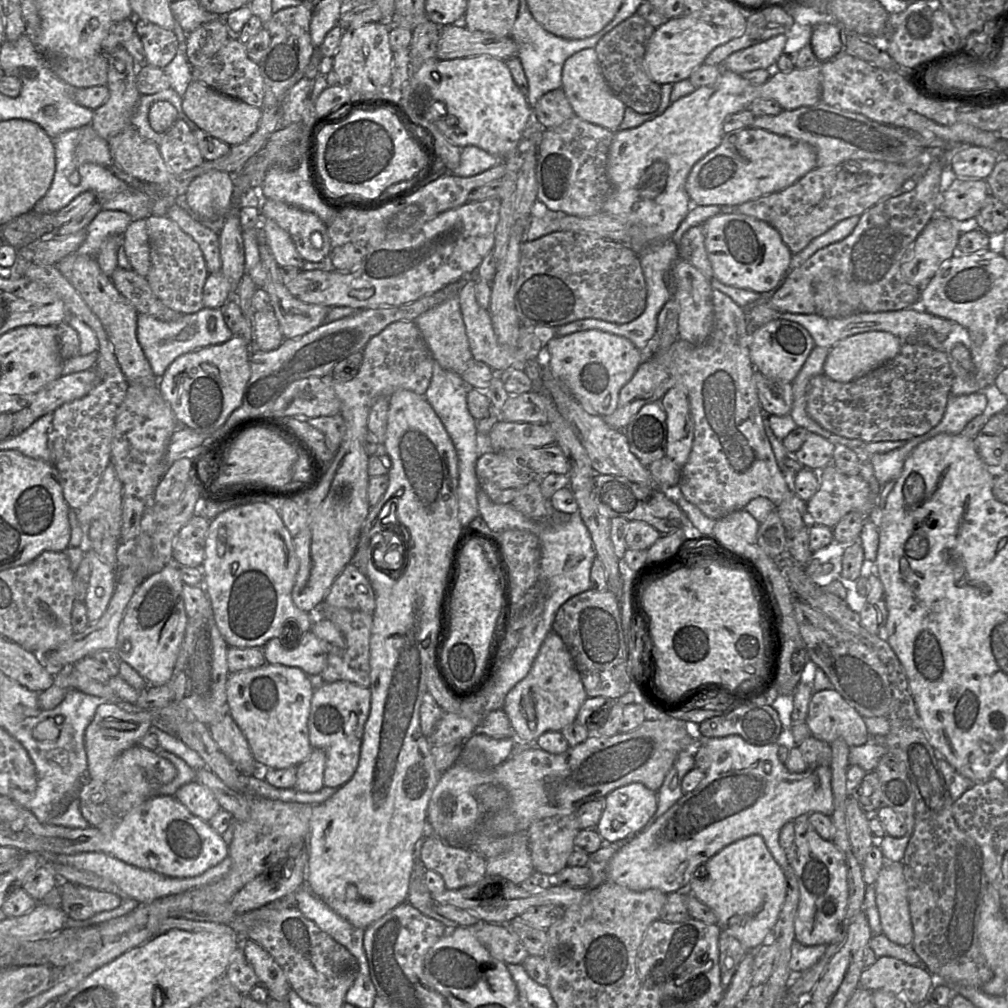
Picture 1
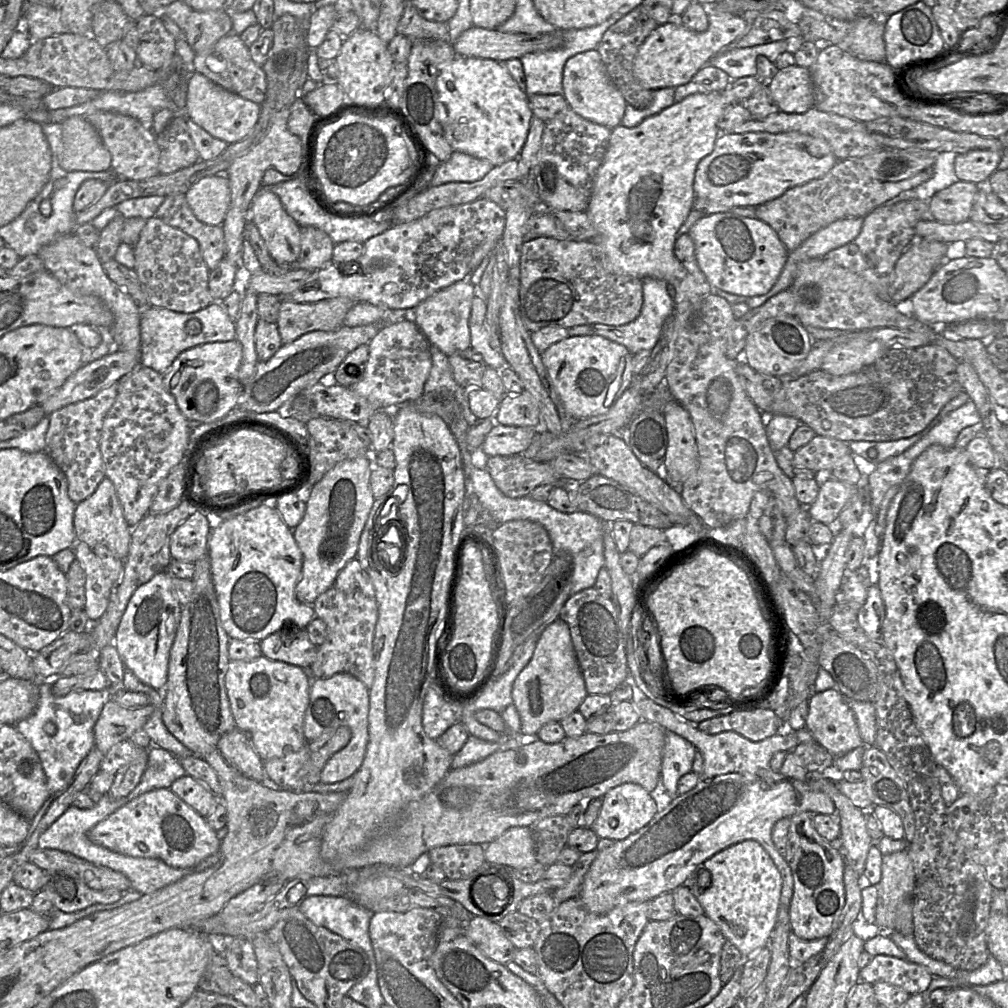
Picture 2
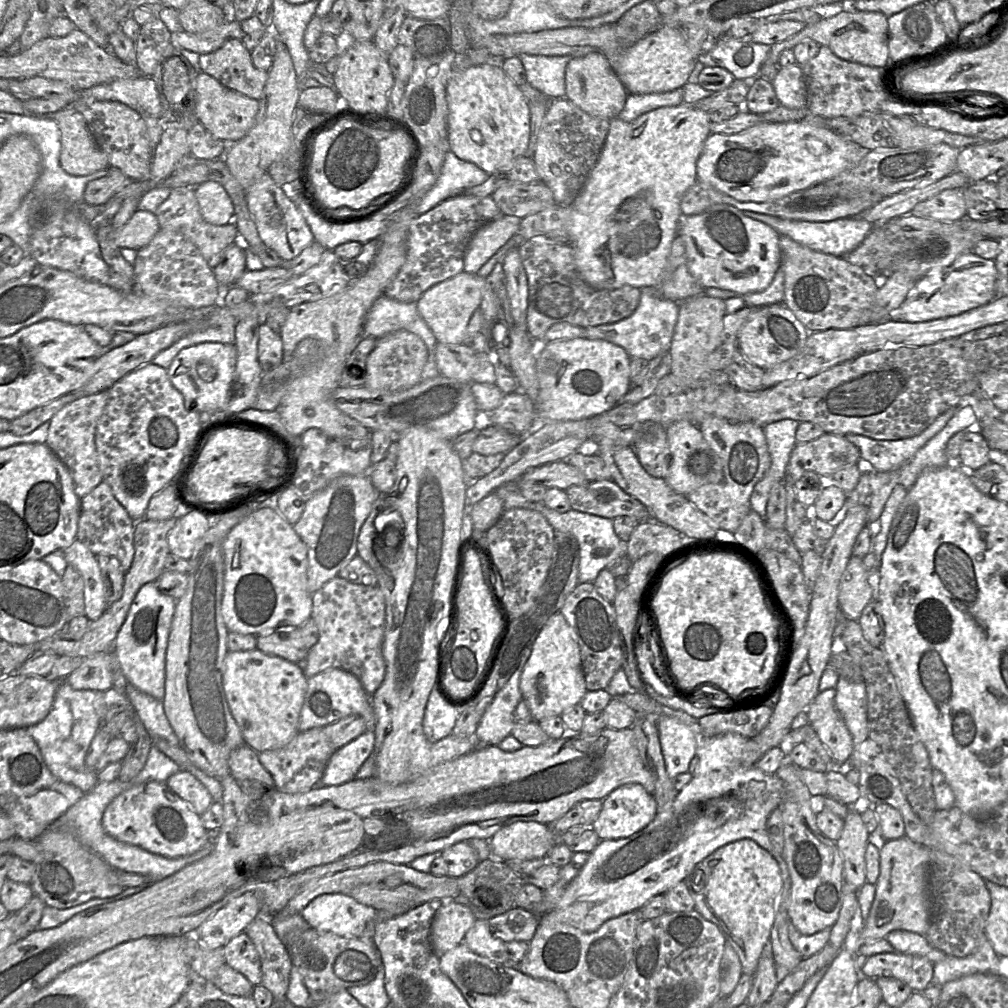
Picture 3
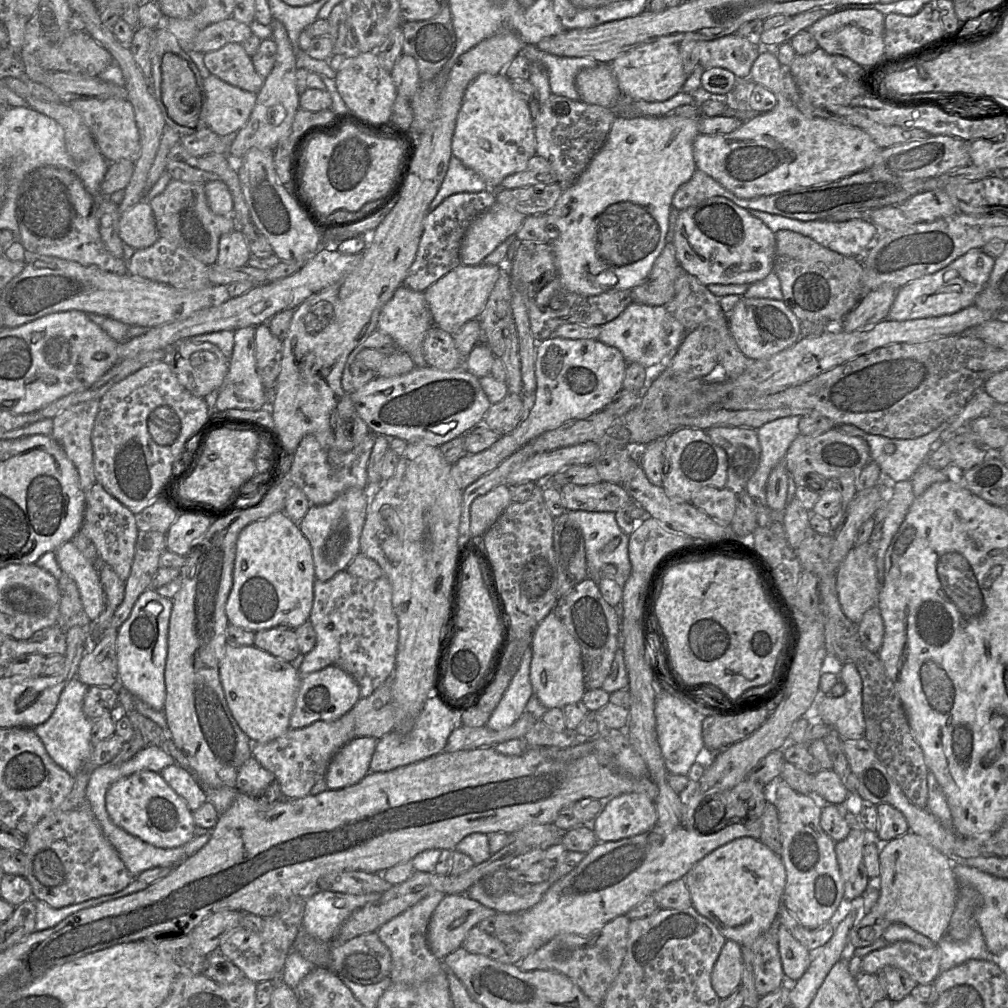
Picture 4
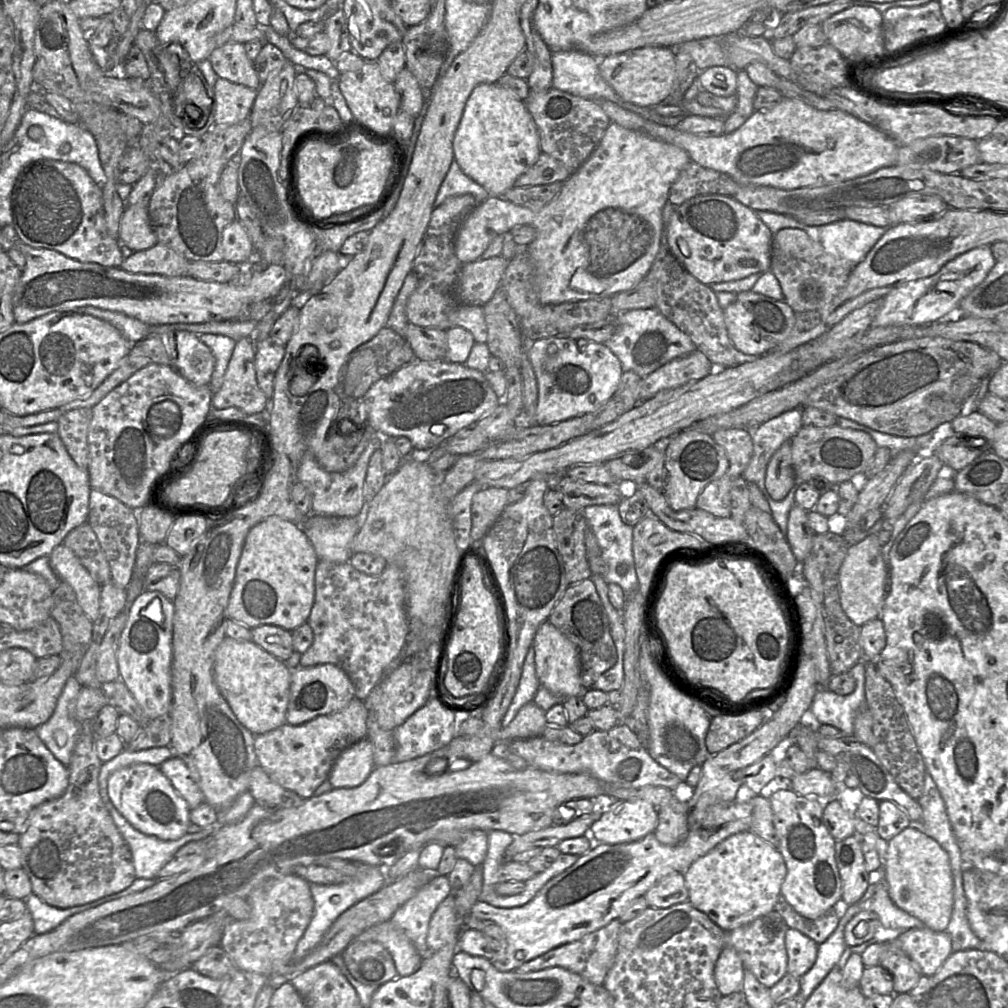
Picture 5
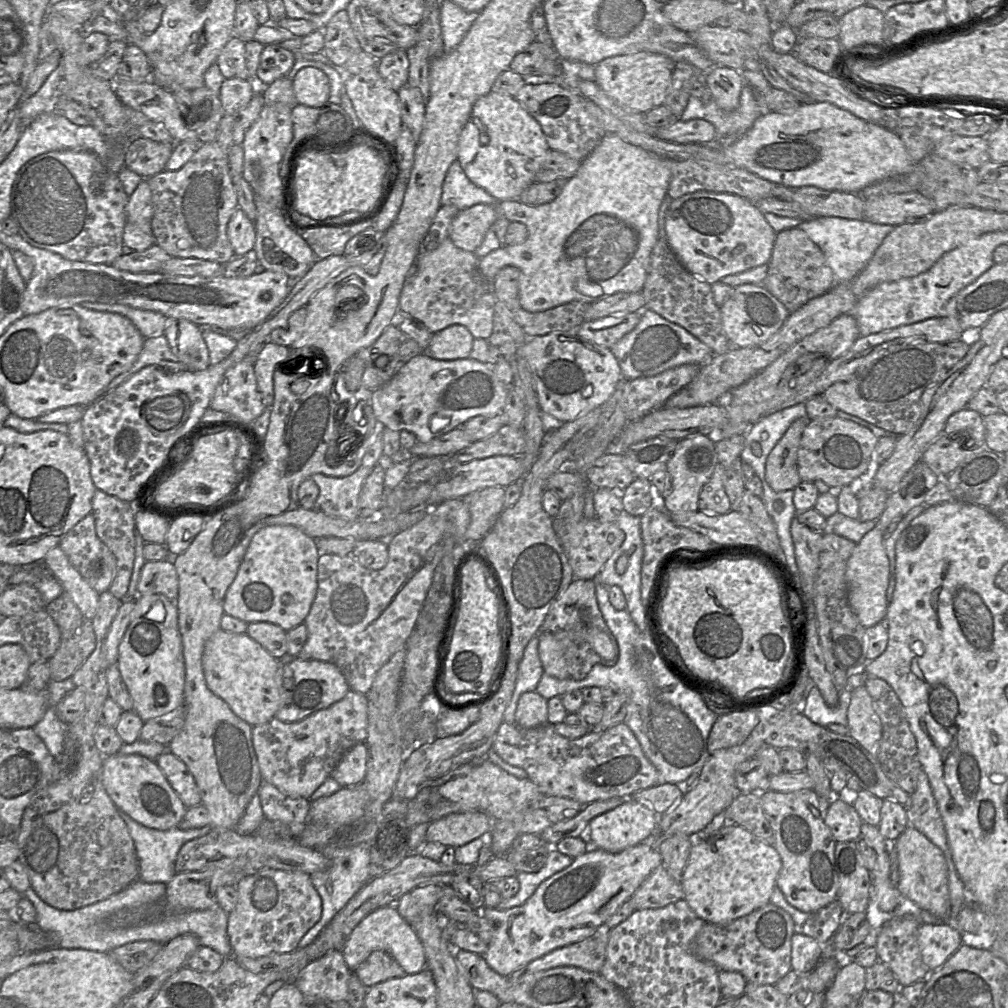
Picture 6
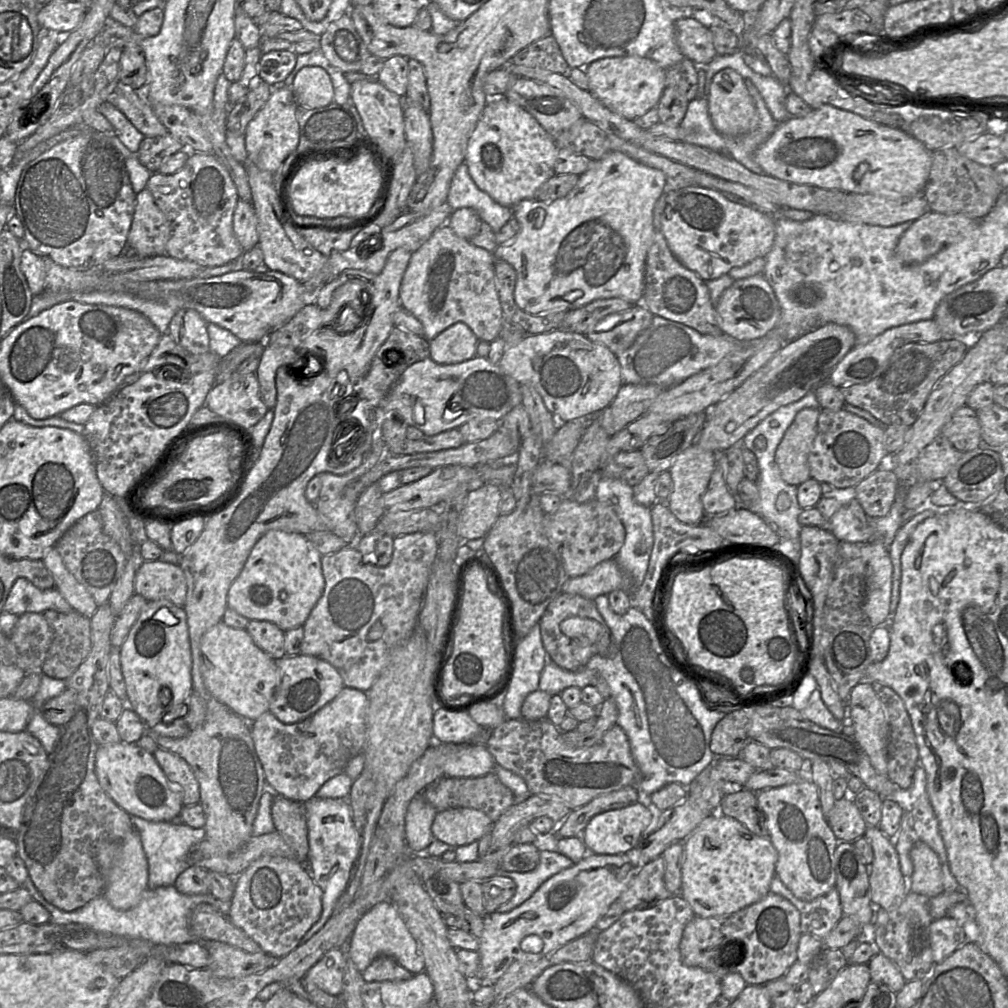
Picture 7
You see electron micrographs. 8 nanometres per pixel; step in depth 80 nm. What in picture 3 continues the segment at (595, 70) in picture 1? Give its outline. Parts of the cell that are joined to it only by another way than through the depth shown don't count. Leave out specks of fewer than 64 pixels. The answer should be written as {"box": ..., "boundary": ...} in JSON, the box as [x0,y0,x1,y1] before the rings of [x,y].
{"box":[565,52,628,120],"boundary":[[[590,52],[570,60],[565,69],[565,98],[587,114],[612,120],[623,110],[628,92],[611,68],[605,55]]]}

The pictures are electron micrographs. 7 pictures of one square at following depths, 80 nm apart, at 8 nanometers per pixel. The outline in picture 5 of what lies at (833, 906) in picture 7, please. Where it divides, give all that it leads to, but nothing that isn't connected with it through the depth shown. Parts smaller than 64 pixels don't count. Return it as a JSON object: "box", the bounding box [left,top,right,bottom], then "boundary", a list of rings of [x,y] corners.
{"box":[774,895,839,945],"boundary":[[[781,895],[774,910],[783,918],[788,928],[801,932],[818,945],[829,938],[839,923],[834,909],[817,919],[807,919],[798,914]]]}

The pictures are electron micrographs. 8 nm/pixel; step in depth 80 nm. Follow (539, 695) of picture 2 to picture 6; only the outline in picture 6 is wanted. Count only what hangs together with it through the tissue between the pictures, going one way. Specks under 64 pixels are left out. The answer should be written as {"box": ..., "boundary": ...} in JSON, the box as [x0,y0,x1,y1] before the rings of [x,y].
{"box":[537,631,569,679],"boundary":[[[540,631],[537,635],[538,654],[544,673],[558,679],[569,678],[563,644],[551,632]]]}

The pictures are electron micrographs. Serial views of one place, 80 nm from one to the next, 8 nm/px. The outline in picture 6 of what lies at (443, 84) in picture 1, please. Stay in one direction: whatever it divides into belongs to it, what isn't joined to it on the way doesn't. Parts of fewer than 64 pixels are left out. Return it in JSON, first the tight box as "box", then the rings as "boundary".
{"box":[457,91,549,201],"boundary":[[[491,91],[473,105],[471,115],[463,127],[458,141],[457,161],[466,176],[498,201],[518,199],[534,182],[534,176],[544,160],[549,146],[537,121],[513,96]]]}

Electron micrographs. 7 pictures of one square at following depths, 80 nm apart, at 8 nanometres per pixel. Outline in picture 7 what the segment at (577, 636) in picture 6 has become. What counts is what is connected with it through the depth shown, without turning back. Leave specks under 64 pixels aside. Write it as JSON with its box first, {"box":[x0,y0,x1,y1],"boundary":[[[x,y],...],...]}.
{"box":[539,593,611,671],"boundary":[[[561,593],[550,602],[539,621],[544,649],[548,658],[554,661],[559,667],[568,671],[577,671],[583,668],[594,655],[597,655],[597,647],[585,637],[573,639],[562,633],[560,624],[563,620],[572,616],[595,620],[601,625],[606,633],[611,632],[598,612],[593,600],[580,595]]]}

